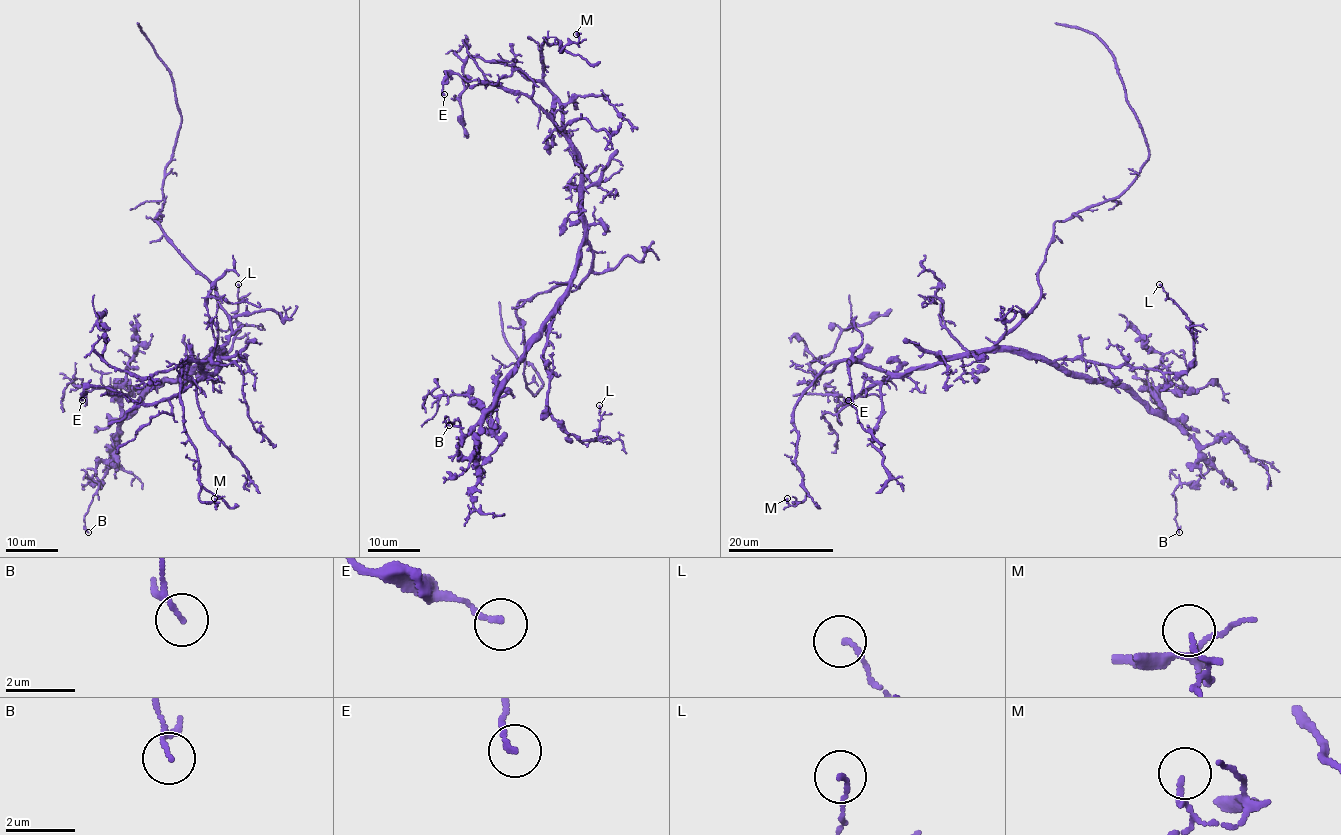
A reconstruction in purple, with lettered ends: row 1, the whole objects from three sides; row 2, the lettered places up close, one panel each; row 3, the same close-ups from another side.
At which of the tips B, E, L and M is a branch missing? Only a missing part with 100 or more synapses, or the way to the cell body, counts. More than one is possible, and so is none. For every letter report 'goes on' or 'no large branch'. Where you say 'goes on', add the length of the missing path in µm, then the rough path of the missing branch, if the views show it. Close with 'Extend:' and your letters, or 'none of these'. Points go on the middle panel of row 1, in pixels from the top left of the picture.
B: no large branch
E: no large branch
L: no large branch
M: no large branch
Extend: none of these

